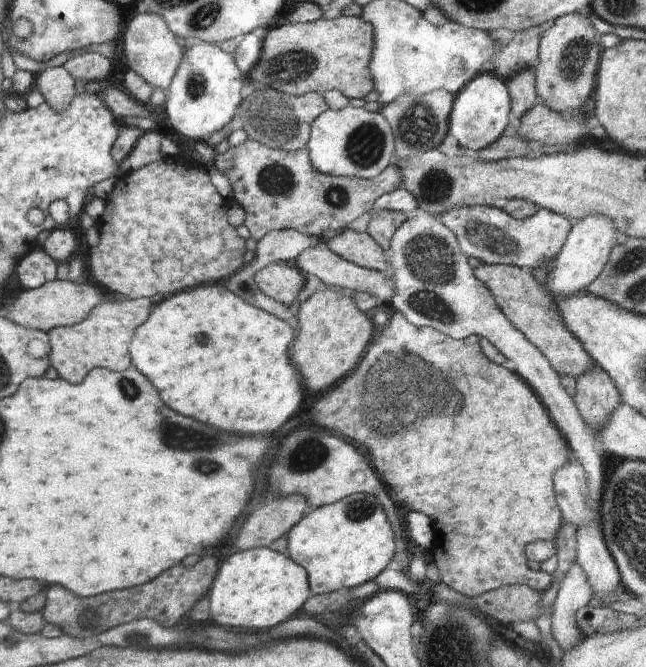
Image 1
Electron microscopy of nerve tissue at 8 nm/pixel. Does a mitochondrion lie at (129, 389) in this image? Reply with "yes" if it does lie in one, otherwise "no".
yes

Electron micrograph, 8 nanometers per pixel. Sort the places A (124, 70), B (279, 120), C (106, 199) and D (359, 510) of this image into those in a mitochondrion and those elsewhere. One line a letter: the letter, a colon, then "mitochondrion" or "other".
A: other
B: mitochondrion
C: other
D: mitochondrion

